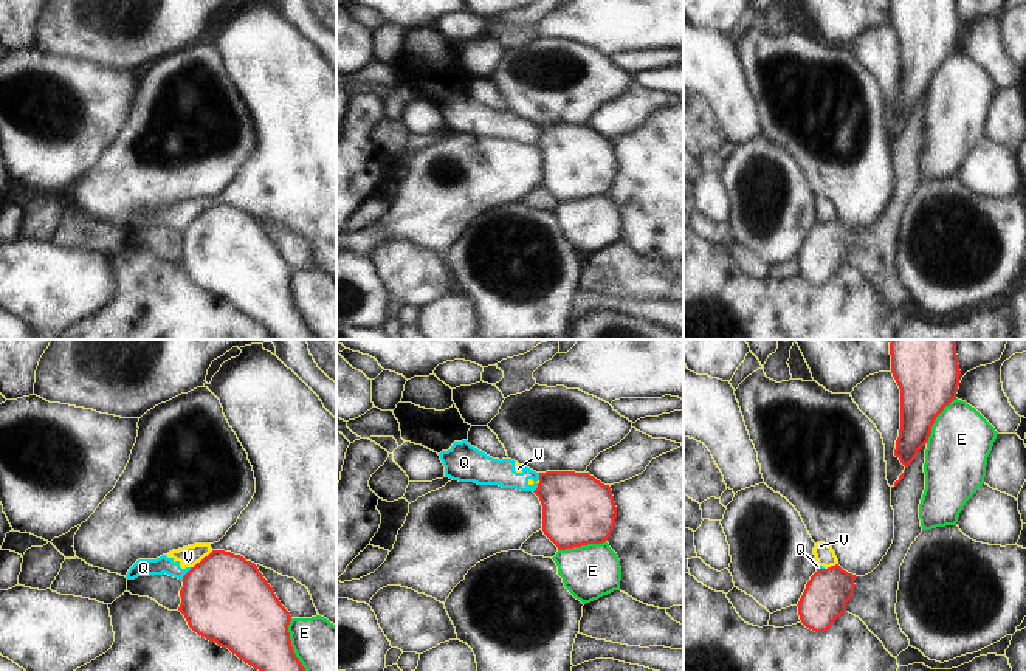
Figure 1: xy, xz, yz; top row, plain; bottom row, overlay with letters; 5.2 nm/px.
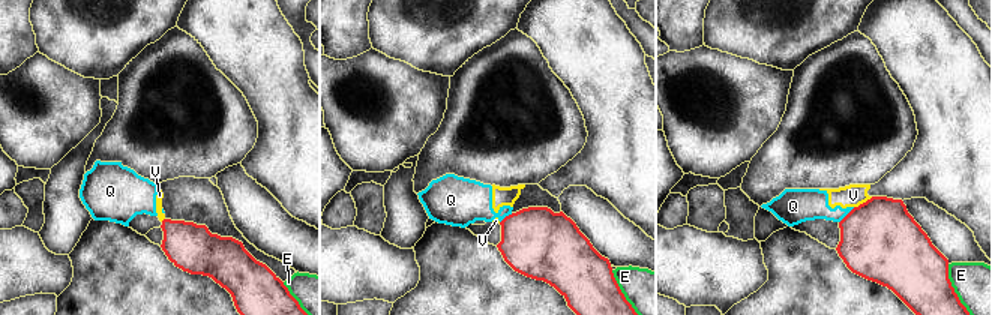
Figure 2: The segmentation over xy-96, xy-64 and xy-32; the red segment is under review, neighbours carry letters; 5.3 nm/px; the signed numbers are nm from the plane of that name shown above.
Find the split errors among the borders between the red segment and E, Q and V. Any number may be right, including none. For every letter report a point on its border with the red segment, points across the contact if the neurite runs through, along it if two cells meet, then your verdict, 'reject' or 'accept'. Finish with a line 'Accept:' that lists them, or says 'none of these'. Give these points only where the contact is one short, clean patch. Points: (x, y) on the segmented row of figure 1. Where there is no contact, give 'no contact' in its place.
E: xy (290, 645) | reject
Q: xy (186, 574) | along xy (191, 567), (182, 580) | reject
V: xy (203, 558) | along xy (213, 550), (191, 567) | reject
Accept: none of these

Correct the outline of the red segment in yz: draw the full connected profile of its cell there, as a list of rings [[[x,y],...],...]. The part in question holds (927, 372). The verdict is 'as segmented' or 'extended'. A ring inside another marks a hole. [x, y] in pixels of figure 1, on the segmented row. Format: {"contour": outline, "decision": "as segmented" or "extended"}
{"contour": [[[891,339],[891,373],[900,389],[894,456],[908,468],[928,442],[936,417],[956,400],[956,339]]], "decision": "as segmented"}

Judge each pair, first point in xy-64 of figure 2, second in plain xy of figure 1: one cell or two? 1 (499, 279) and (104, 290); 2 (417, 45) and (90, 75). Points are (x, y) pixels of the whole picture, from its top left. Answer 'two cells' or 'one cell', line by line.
1: two cells
2: two cells

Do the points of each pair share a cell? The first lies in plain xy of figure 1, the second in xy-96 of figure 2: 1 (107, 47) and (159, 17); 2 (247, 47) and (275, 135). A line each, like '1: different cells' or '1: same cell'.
1: same cell
2: same cell

